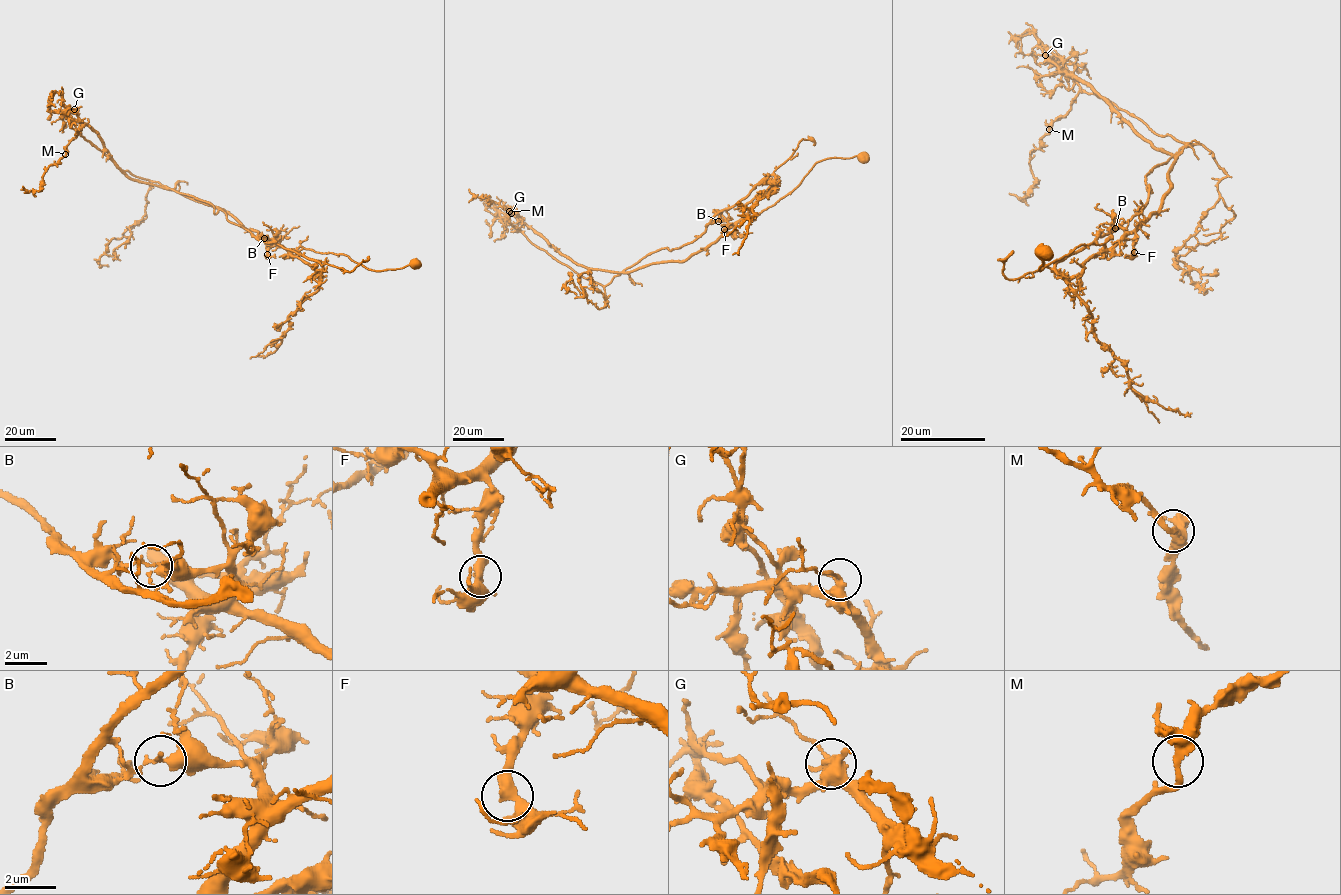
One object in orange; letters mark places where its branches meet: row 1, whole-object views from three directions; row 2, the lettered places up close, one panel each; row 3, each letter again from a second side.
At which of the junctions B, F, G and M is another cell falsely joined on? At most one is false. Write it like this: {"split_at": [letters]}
{"split_at": ["B"]}

